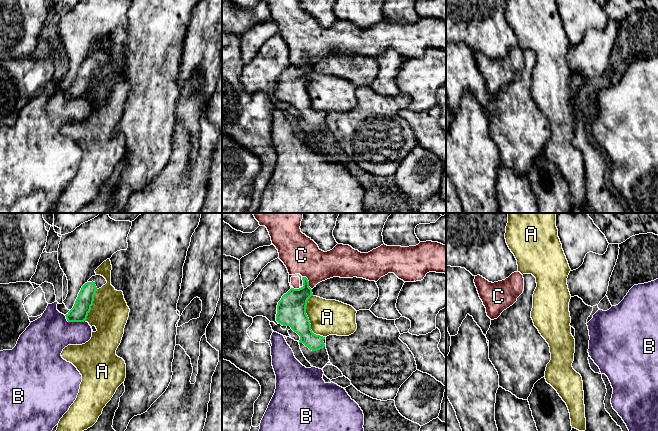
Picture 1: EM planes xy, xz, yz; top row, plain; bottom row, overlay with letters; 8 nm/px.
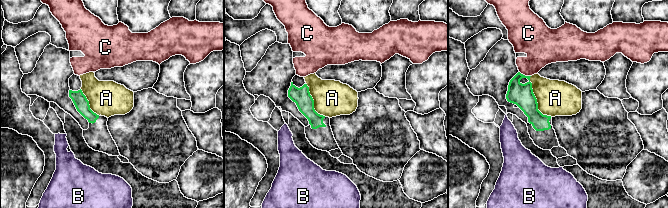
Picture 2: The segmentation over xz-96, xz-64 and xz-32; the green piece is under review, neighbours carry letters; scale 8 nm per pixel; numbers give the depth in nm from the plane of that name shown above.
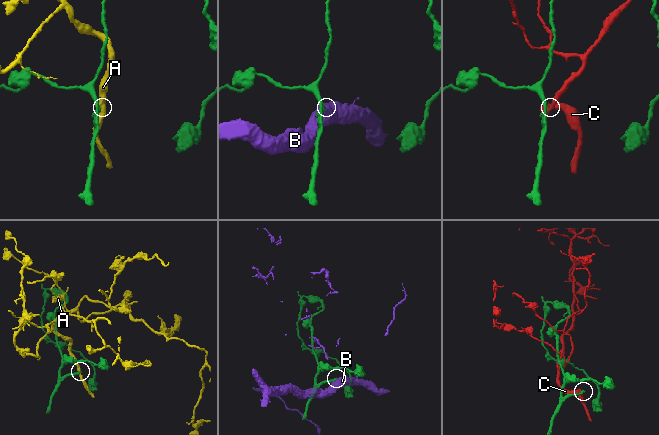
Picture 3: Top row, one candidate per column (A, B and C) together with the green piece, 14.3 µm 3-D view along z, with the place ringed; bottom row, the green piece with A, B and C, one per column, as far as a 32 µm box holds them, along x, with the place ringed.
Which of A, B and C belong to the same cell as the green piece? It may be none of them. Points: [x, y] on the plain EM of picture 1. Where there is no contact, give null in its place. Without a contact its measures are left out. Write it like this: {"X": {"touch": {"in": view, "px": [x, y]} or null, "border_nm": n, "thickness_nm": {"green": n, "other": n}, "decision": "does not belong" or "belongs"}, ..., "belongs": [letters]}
{"A": {"touch": {"in": "xz", "px": [308, 95]}, "border_nm": 340, "thickness_nm": {"green": 240, "other": 280}, "decision": "does not belong"}, "B": {"touch": {"in": "xy", "px": [74, 97]}, "border_nm": 180, "thickness_nm": {"green": 140, "other": 320}, "decision": "does not belong"}, "C": {"touch": {"in": "xz", "px": [308, 58]}, "border_nm": 130, "thickness_nm": {"green": 220, "other": 300}, "decision": "does not belong"}, "belongs": []}

